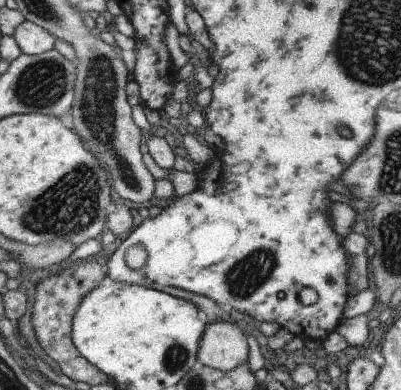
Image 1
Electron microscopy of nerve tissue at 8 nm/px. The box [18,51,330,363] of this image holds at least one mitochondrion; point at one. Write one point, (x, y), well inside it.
(63, 207)

